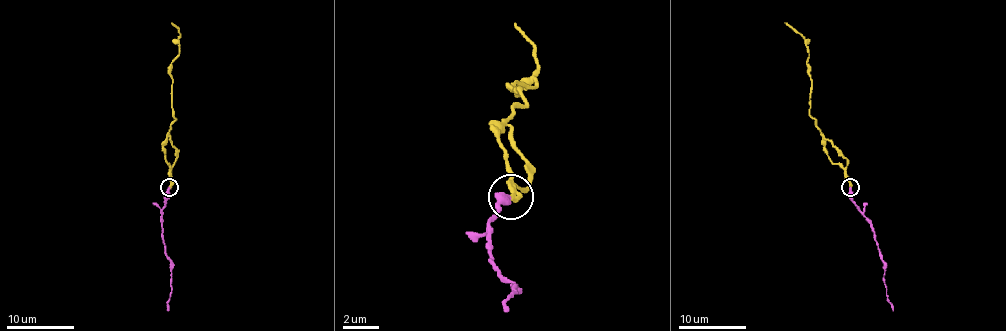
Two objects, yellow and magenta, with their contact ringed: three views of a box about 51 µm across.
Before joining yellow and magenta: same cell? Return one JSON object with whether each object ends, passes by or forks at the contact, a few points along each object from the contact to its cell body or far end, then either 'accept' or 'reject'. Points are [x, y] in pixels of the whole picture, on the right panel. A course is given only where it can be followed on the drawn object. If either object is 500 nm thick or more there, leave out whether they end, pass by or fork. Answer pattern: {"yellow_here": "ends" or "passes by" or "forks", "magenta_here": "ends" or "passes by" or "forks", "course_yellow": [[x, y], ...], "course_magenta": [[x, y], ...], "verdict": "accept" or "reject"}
{"yellow_here": "ends", "magenta_here": "ends", "course_yellow": [[849, 187], [844, 157], [809, 113], [806, 41], [784, 22]], "course_magenta": [[849, 187], [855, 206], [871, 228], [883, 263], [887, 297], [893, 310]], "verdict": "reject"}

